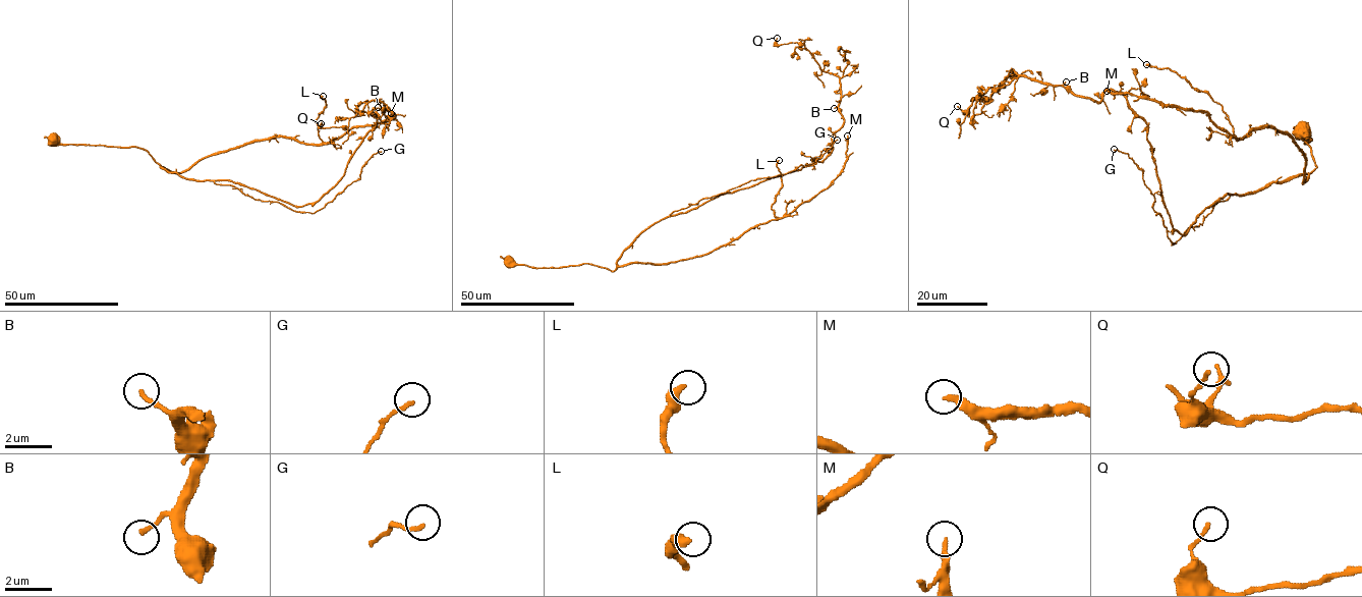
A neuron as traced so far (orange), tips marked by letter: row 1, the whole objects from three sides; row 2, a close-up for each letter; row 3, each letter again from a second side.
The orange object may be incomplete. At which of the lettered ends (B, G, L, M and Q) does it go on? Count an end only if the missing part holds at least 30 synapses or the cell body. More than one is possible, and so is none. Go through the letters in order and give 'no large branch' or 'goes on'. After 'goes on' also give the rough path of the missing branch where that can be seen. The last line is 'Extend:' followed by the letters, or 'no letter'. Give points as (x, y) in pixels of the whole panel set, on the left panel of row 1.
B: goes on | (378, 107), (375, 104), (355, 109), (345, 102), (336, 87), (331, 86), (313, 100)
G: no large branch
L: no large branch
M: goes on | (391, 113), (398, 121), (413, 126), (412, 129), (427, 161), (423, 174), (429, 193), (426, 221)
Q: no large branch
Extend: B, M

